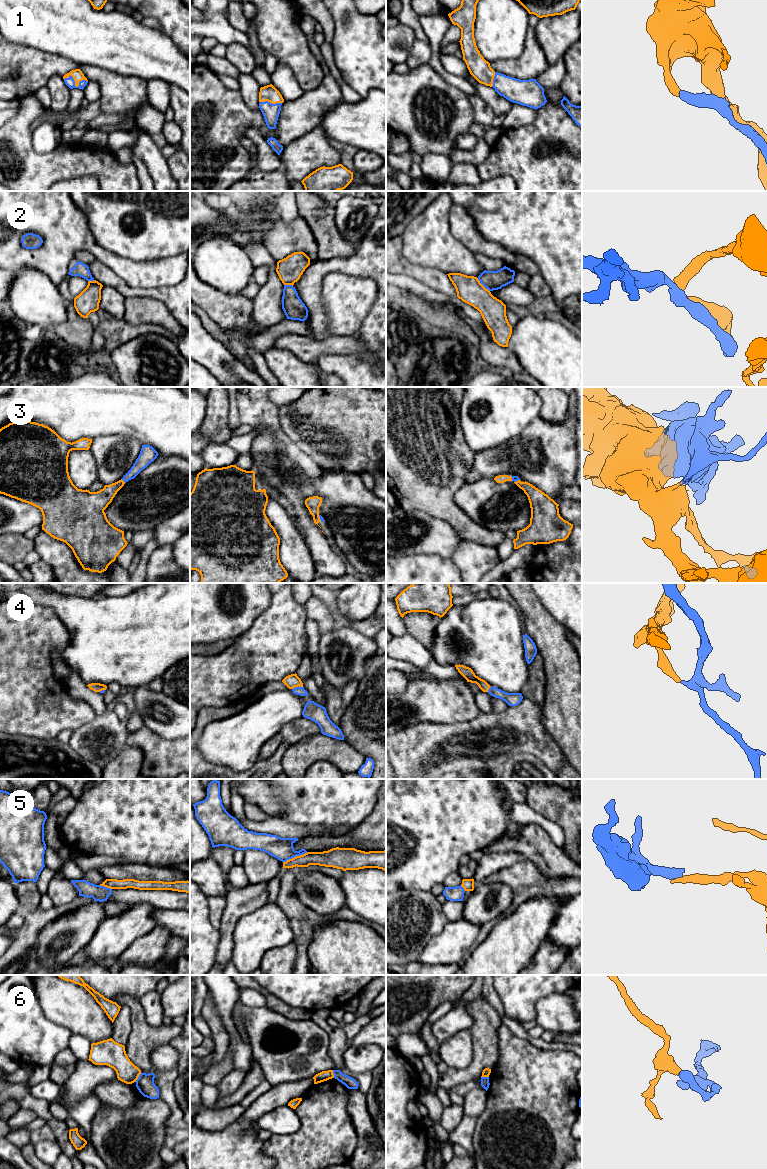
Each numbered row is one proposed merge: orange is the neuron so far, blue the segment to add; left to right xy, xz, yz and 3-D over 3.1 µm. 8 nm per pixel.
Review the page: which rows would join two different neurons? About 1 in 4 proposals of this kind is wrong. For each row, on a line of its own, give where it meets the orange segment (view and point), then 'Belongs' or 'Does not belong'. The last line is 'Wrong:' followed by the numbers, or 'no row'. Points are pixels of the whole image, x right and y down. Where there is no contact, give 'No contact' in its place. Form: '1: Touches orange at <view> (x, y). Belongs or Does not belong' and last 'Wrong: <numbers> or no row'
1: Touches orange at xy (75, 84). Belongs
2: Touches orange at yz (482, 285). Belongs
3: Touches orange at xy (122, 480). Belongs
4: Touches orange at xz (297, 686). Belongs
5: Touches orange at xz (296, 856). Does not belong
6: Touches orange at xy (138, 1076). Does not belong
Wrong: 5, 6

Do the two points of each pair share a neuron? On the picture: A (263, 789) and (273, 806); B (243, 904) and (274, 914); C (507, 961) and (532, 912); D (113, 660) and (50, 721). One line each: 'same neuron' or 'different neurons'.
A: same neuron
B: different neurons
C: same neuron
D: different neurons

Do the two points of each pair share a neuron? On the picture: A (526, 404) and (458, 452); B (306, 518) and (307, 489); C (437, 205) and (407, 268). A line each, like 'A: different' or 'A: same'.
A: different
B: same
C: different

